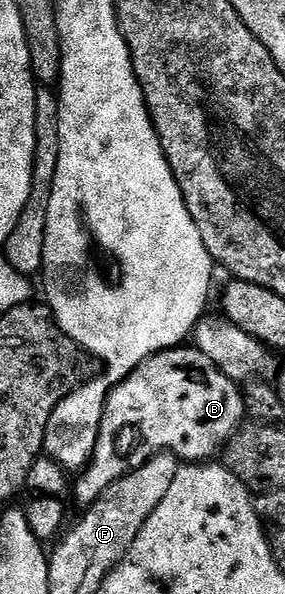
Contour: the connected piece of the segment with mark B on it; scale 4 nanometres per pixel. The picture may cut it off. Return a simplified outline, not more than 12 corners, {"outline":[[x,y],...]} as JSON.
{"outline":[[194,345],[111,388],[80,508],[166,453],[210,460],[244,392]]}

